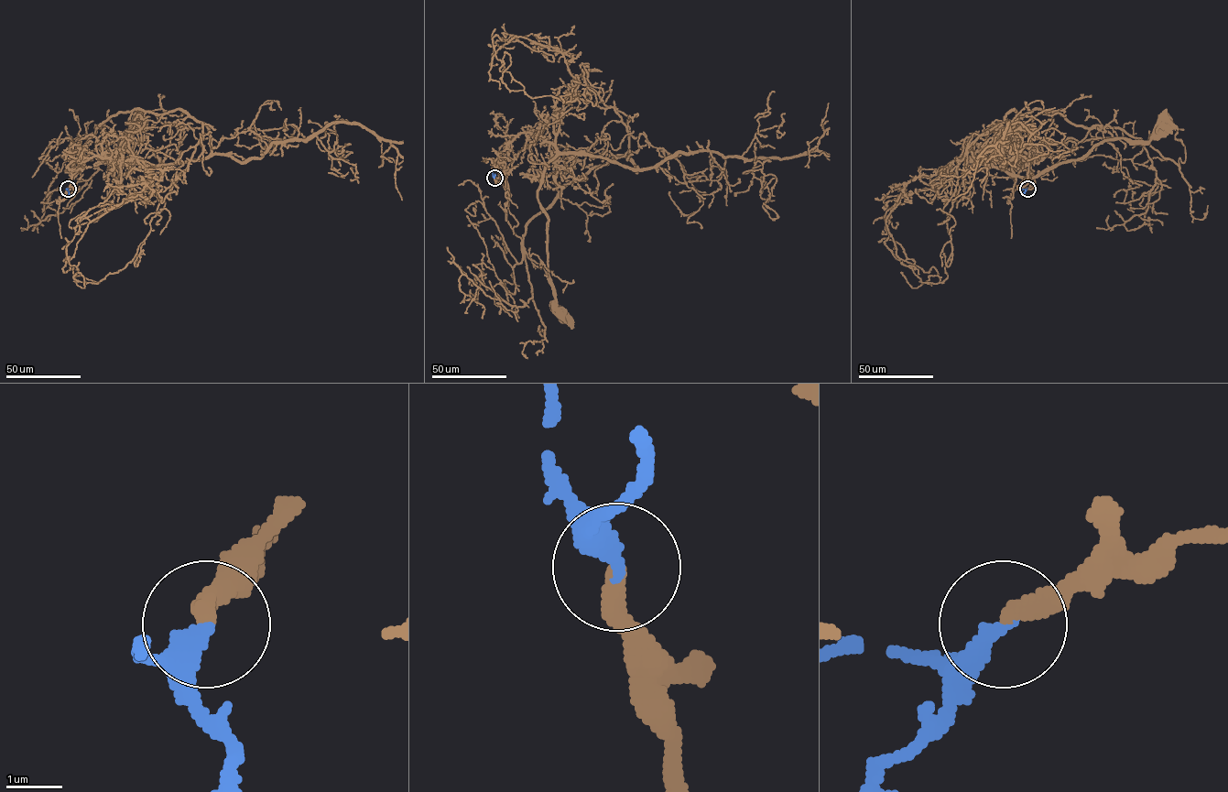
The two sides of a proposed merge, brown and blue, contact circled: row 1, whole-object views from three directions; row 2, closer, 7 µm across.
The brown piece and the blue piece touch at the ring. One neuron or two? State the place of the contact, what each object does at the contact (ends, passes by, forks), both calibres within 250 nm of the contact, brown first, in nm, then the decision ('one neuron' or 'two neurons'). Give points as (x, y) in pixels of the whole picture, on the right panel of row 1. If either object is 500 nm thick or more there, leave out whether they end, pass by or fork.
(1027, 189) | brown ends | blue ends | 320/380 nm | one neuron

